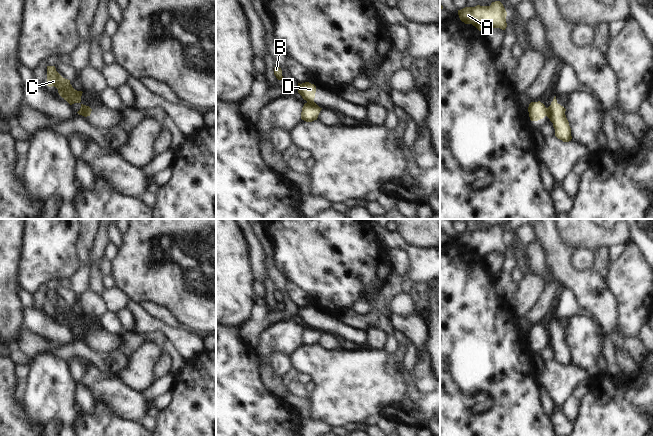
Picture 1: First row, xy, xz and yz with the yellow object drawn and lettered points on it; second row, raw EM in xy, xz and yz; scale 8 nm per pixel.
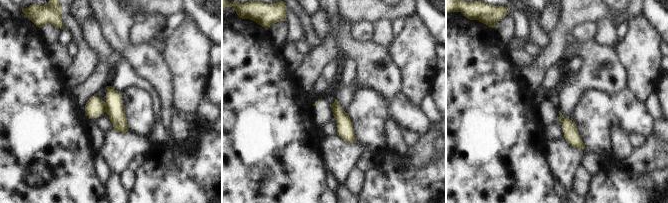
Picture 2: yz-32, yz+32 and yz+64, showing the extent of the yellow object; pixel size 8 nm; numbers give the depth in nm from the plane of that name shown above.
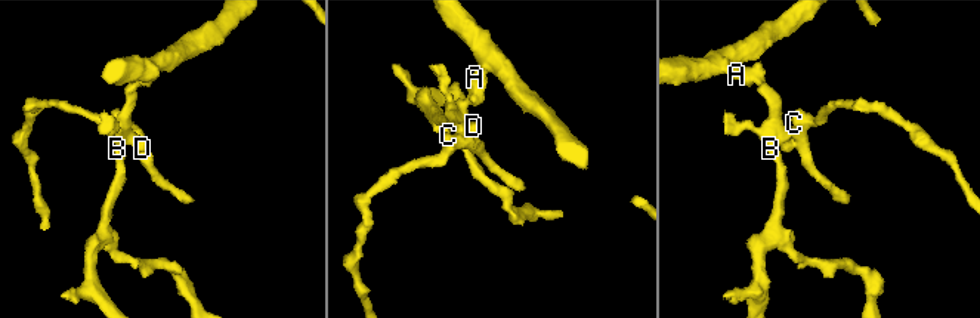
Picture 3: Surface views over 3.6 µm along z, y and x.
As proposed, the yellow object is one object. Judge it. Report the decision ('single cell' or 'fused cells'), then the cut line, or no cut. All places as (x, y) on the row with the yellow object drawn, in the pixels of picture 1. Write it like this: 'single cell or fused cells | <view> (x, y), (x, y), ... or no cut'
fused cells | yz (547, 108), (545, 115)

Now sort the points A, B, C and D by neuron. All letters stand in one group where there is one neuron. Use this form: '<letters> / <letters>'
A B D / C

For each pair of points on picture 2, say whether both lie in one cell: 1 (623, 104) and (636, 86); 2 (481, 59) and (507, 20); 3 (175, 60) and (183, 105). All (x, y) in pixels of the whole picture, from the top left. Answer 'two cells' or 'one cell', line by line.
1: two cells
2: two cells
3: one cell

